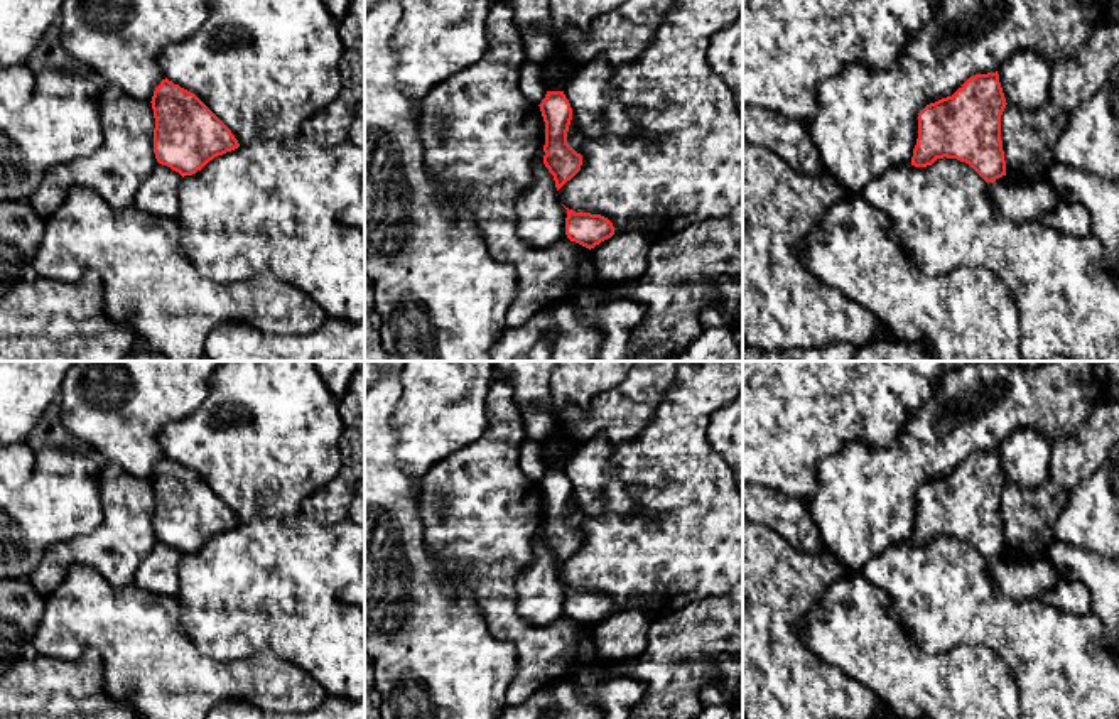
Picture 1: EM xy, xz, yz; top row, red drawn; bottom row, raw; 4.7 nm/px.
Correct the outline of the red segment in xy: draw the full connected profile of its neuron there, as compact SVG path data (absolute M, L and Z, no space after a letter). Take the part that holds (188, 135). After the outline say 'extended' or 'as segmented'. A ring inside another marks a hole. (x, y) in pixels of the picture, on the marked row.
M167 78L155 88L150 103L155 159L182 177L240 147L231 130L194 93Z; as segmented

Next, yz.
M997 71L970 76L952 96L918 113L911 165L927 167L947 157L969 164L987 184L1006 176L1001 140L1006 105Z; as segmented

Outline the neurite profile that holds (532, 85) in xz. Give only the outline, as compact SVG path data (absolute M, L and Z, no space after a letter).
M525 61L520 69L520 89L525 98L535 105L540 105L547 95L543 84L543 68L538 62Z

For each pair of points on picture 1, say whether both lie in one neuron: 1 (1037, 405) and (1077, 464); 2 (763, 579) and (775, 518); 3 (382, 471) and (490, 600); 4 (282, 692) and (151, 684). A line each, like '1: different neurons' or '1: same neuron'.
1: different neurons
2: different neurons
3: different neurons
4: same neuron

